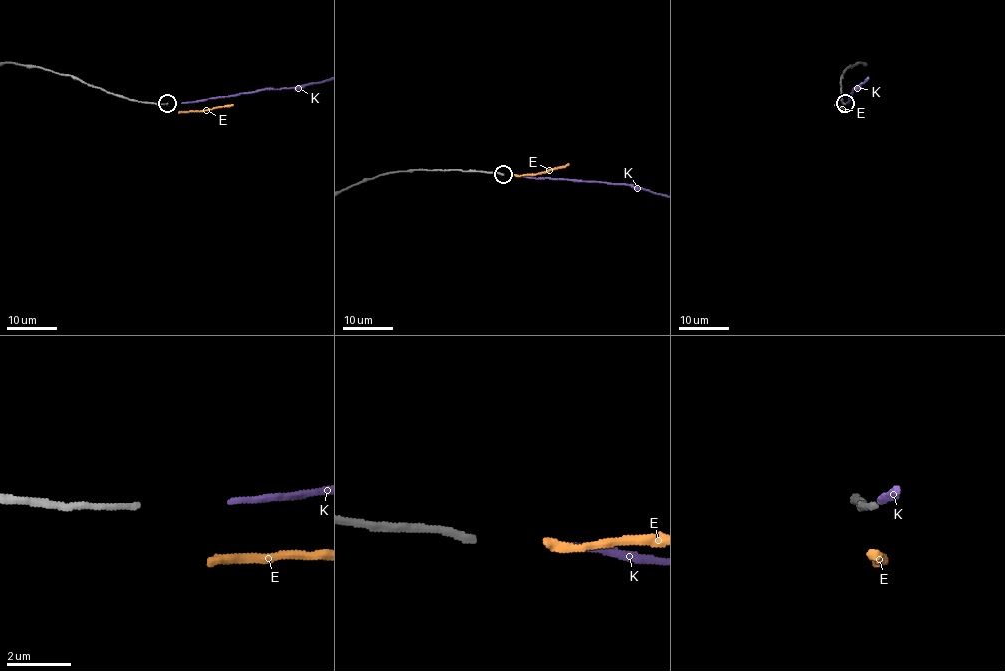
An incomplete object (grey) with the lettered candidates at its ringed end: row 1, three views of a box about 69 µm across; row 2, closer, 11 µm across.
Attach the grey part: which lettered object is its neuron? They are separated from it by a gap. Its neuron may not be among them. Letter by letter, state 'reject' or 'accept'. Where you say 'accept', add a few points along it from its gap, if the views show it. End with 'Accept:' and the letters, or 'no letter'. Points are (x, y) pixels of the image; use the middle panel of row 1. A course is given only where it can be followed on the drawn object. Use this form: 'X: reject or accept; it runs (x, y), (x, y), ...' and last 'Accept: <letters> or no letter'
E: reject
K: accept
Accept: K

